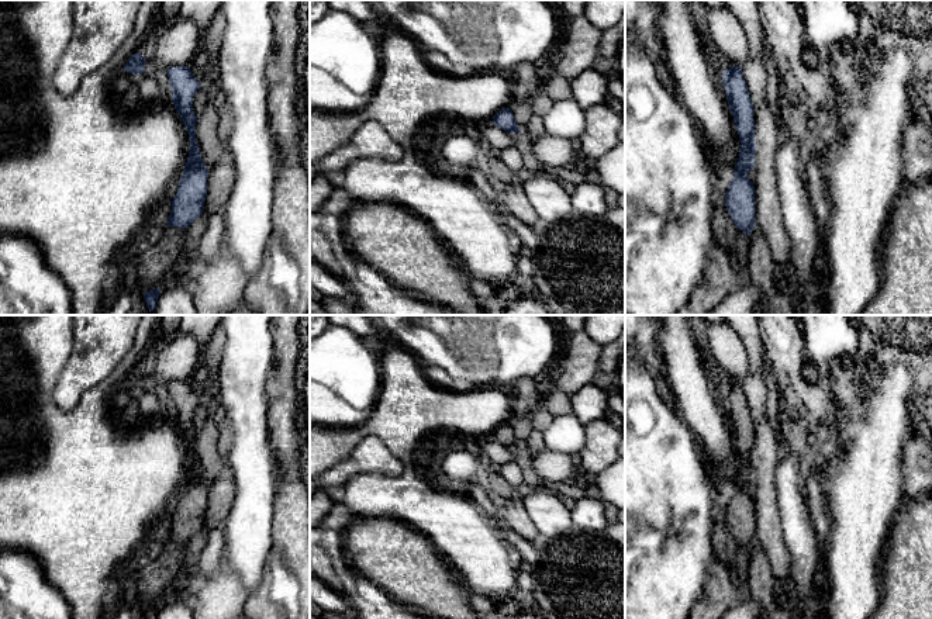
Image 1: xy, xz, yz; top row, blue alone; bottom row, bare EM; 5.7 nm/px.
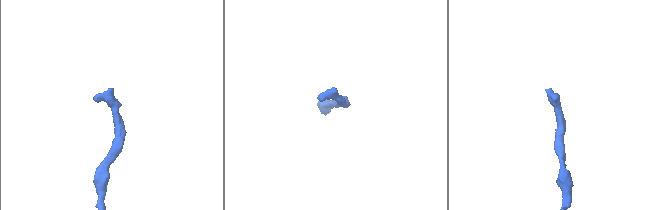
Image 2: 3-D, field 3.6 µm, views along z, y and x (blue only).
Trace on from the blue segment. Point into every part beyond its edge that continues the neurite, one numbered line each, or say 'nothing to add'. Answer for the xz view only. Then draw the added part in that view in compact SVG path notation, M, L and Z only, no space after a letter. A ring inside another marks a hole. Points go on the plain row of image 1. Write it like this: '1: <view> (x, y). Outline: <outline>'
nothing to add

